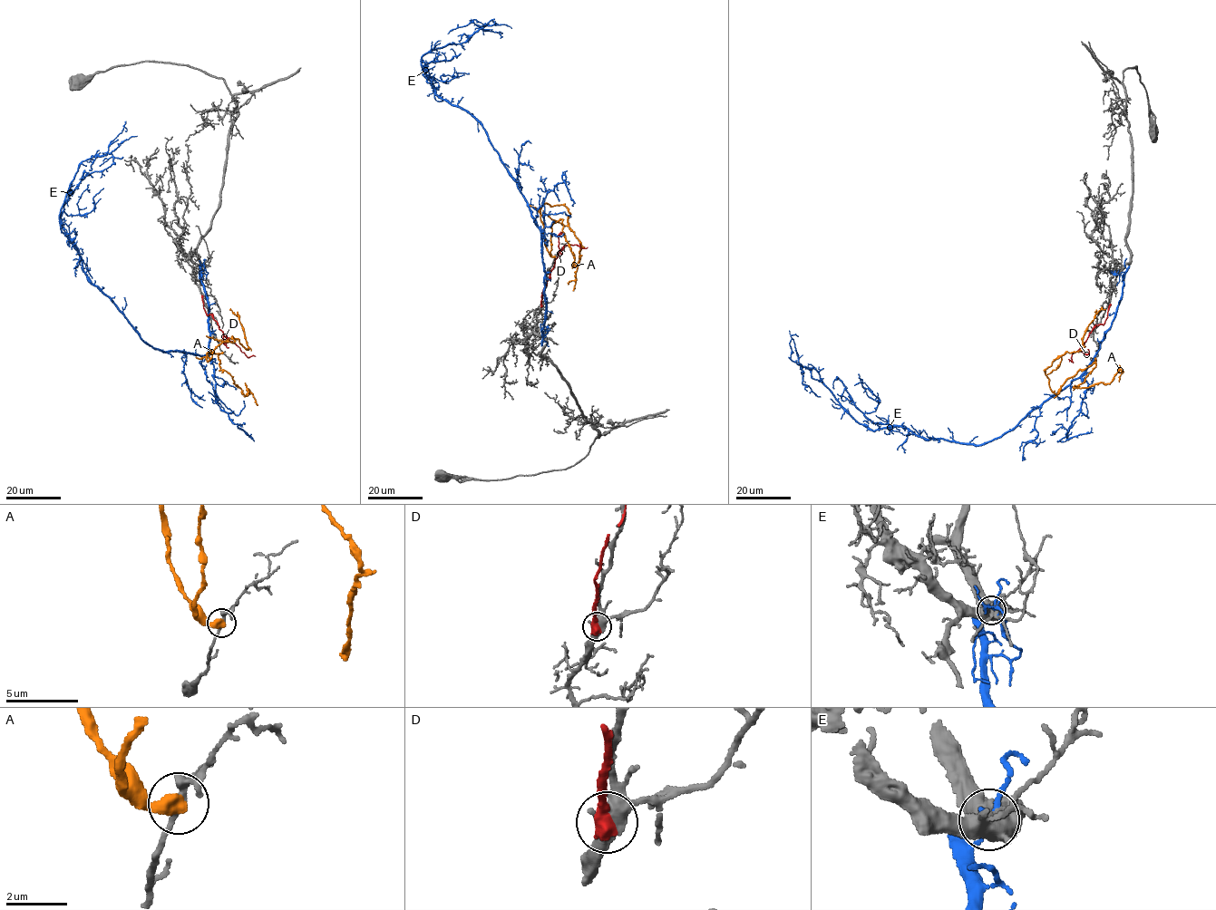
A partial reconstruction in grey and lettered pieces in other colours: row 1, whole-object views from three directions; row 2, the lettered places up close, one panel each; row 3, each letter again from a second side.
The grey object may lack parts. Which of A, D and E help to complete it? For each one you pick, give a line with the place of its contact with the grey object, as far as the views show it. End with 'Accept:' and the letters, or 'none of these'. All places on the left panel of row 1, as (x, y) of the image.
Accept: none of these

